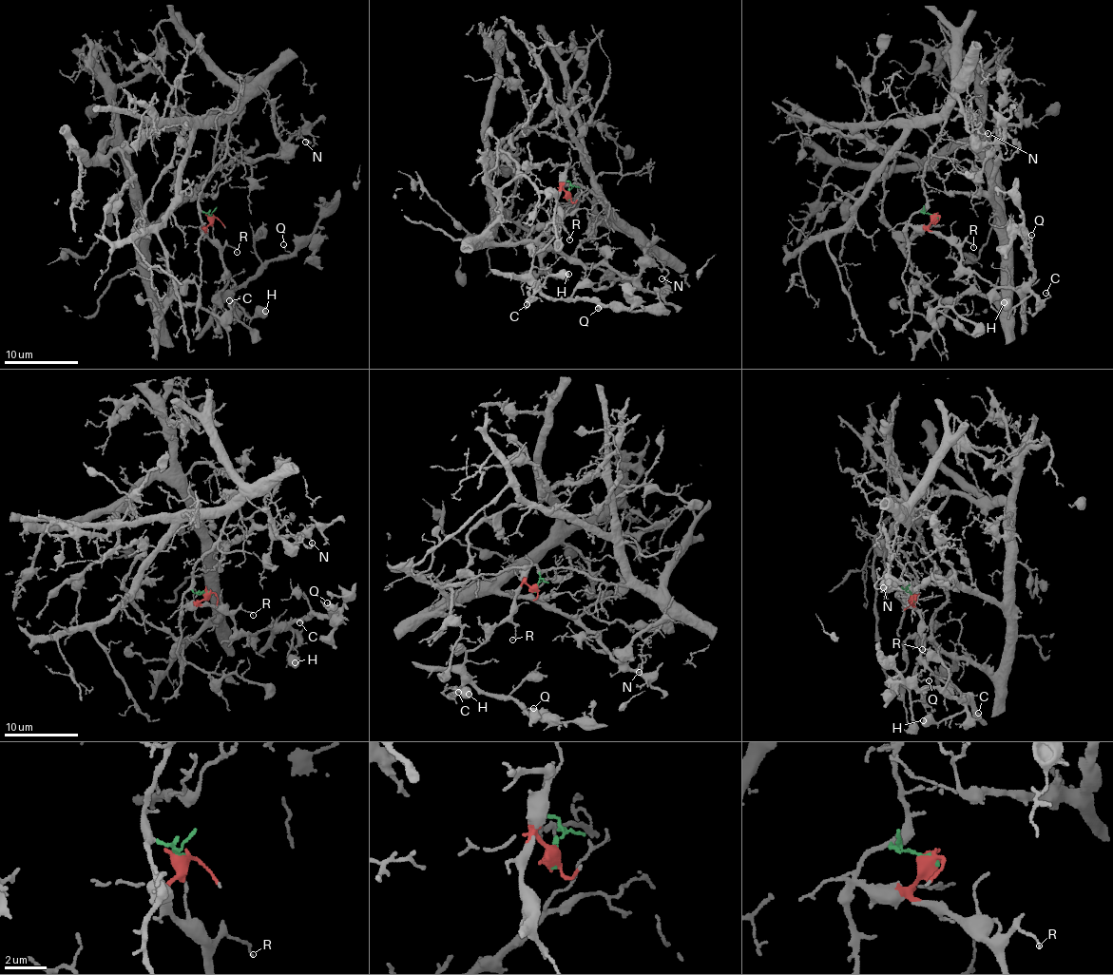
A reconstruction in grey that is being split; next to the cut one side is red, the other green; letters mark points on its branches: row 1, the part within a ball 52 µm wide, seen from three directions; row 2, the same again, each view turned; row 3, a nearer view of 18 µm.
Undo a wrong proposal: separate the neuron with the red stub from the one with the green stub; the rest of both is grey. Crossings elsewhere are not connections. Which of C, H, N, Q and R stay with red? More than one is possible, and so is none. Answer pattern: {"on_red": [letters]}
{"on_red": ["C", "H", "Q", "R"]}

